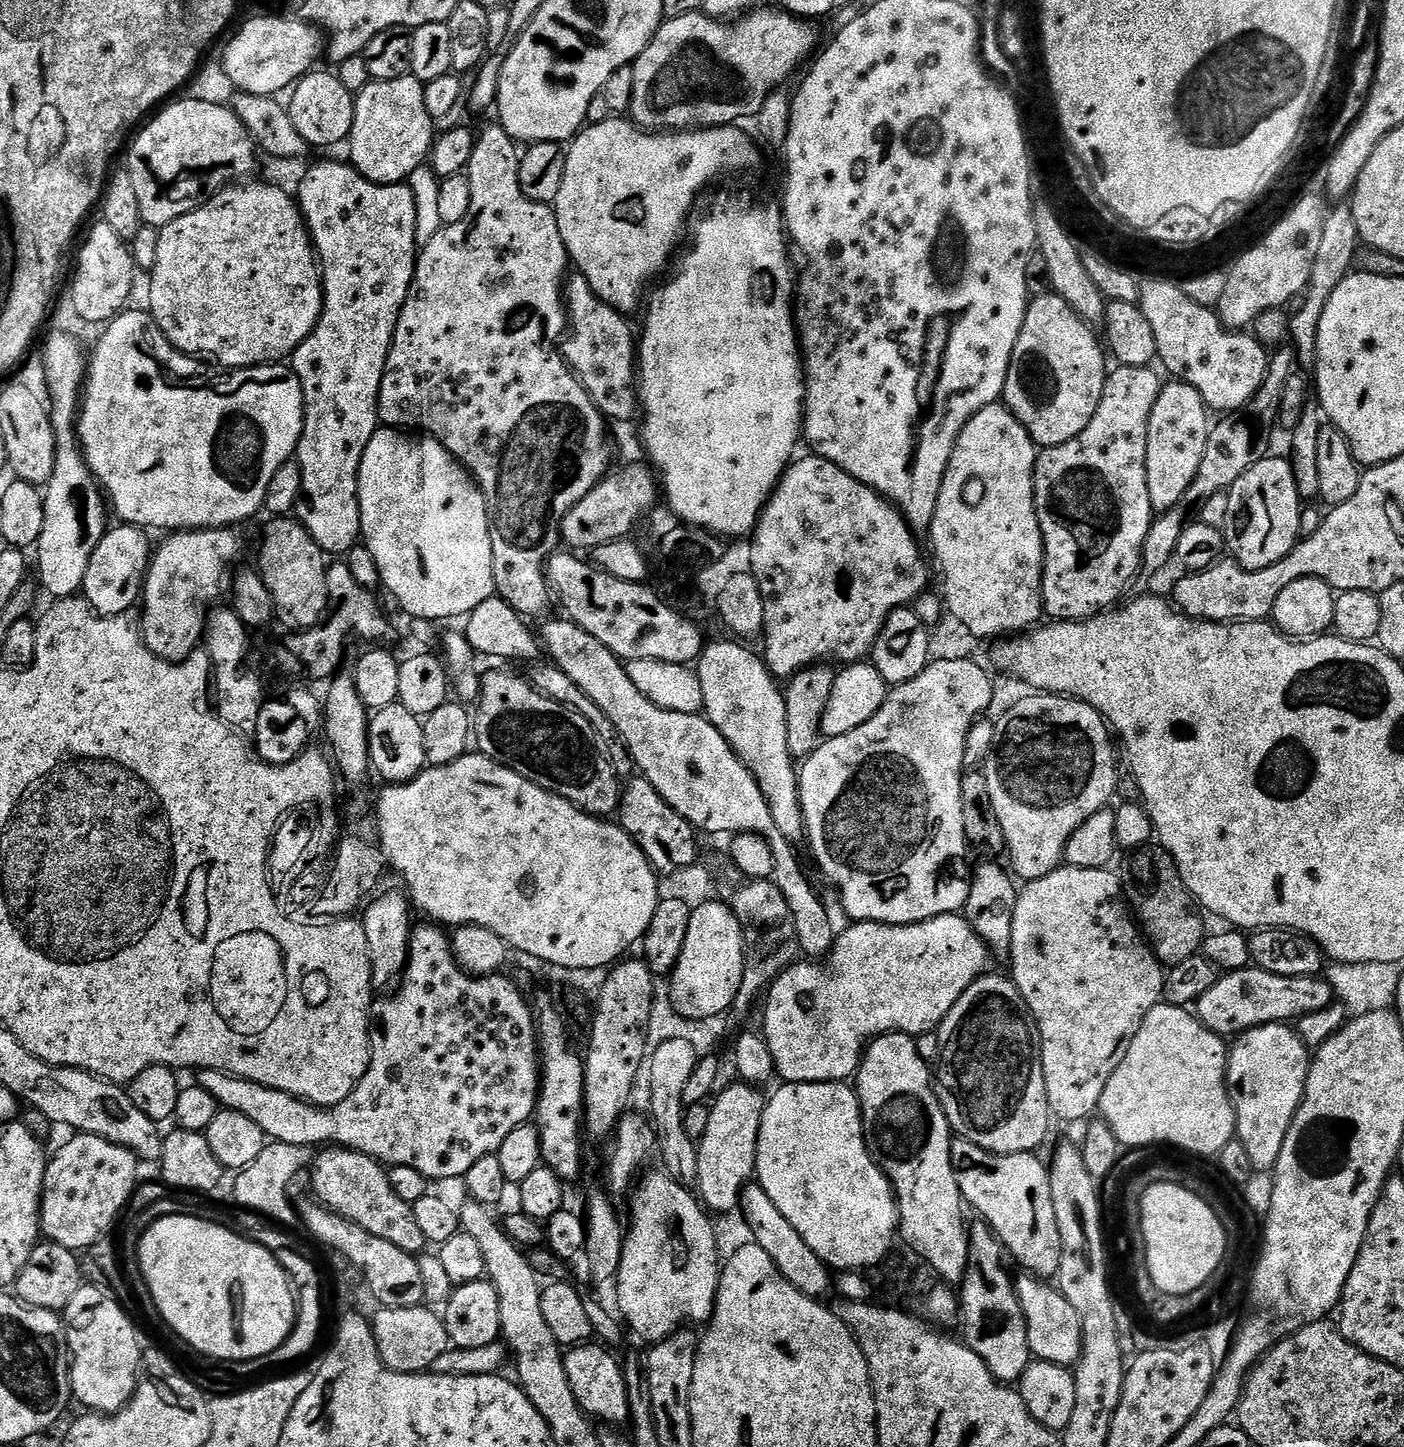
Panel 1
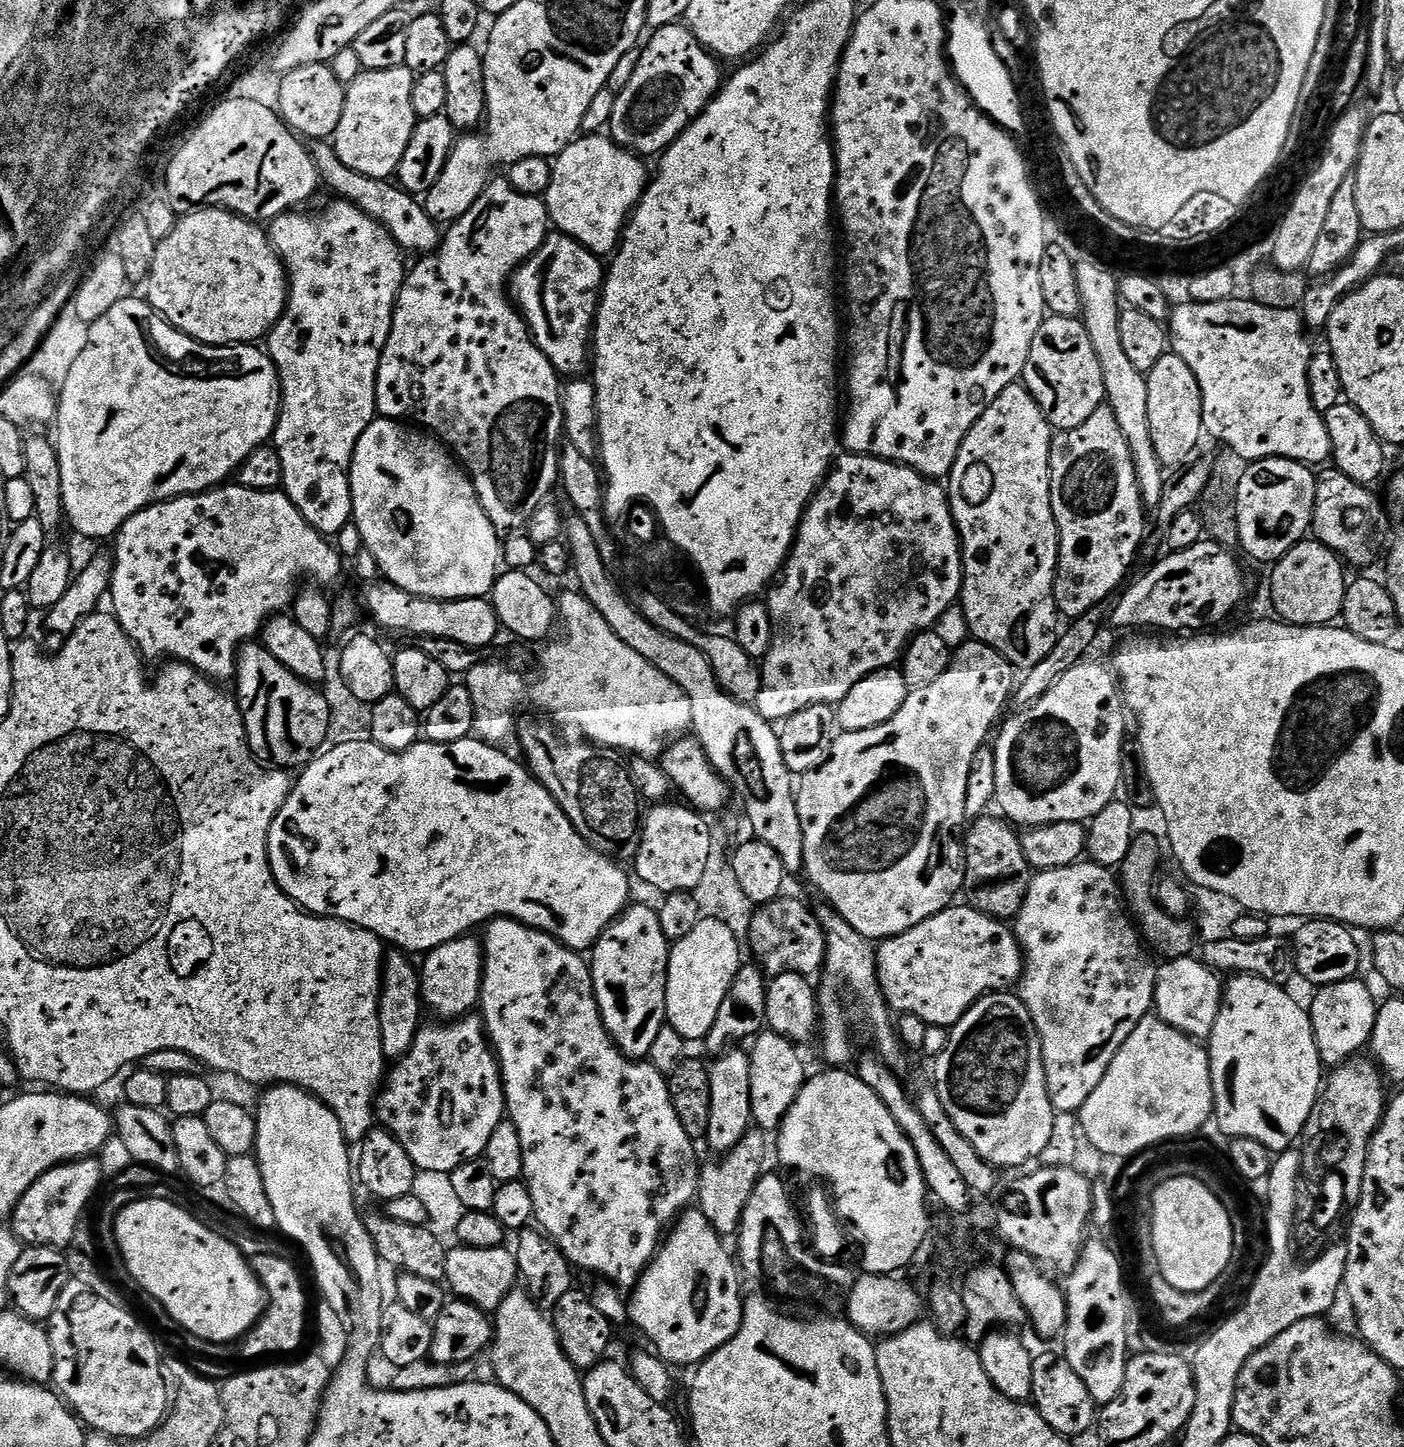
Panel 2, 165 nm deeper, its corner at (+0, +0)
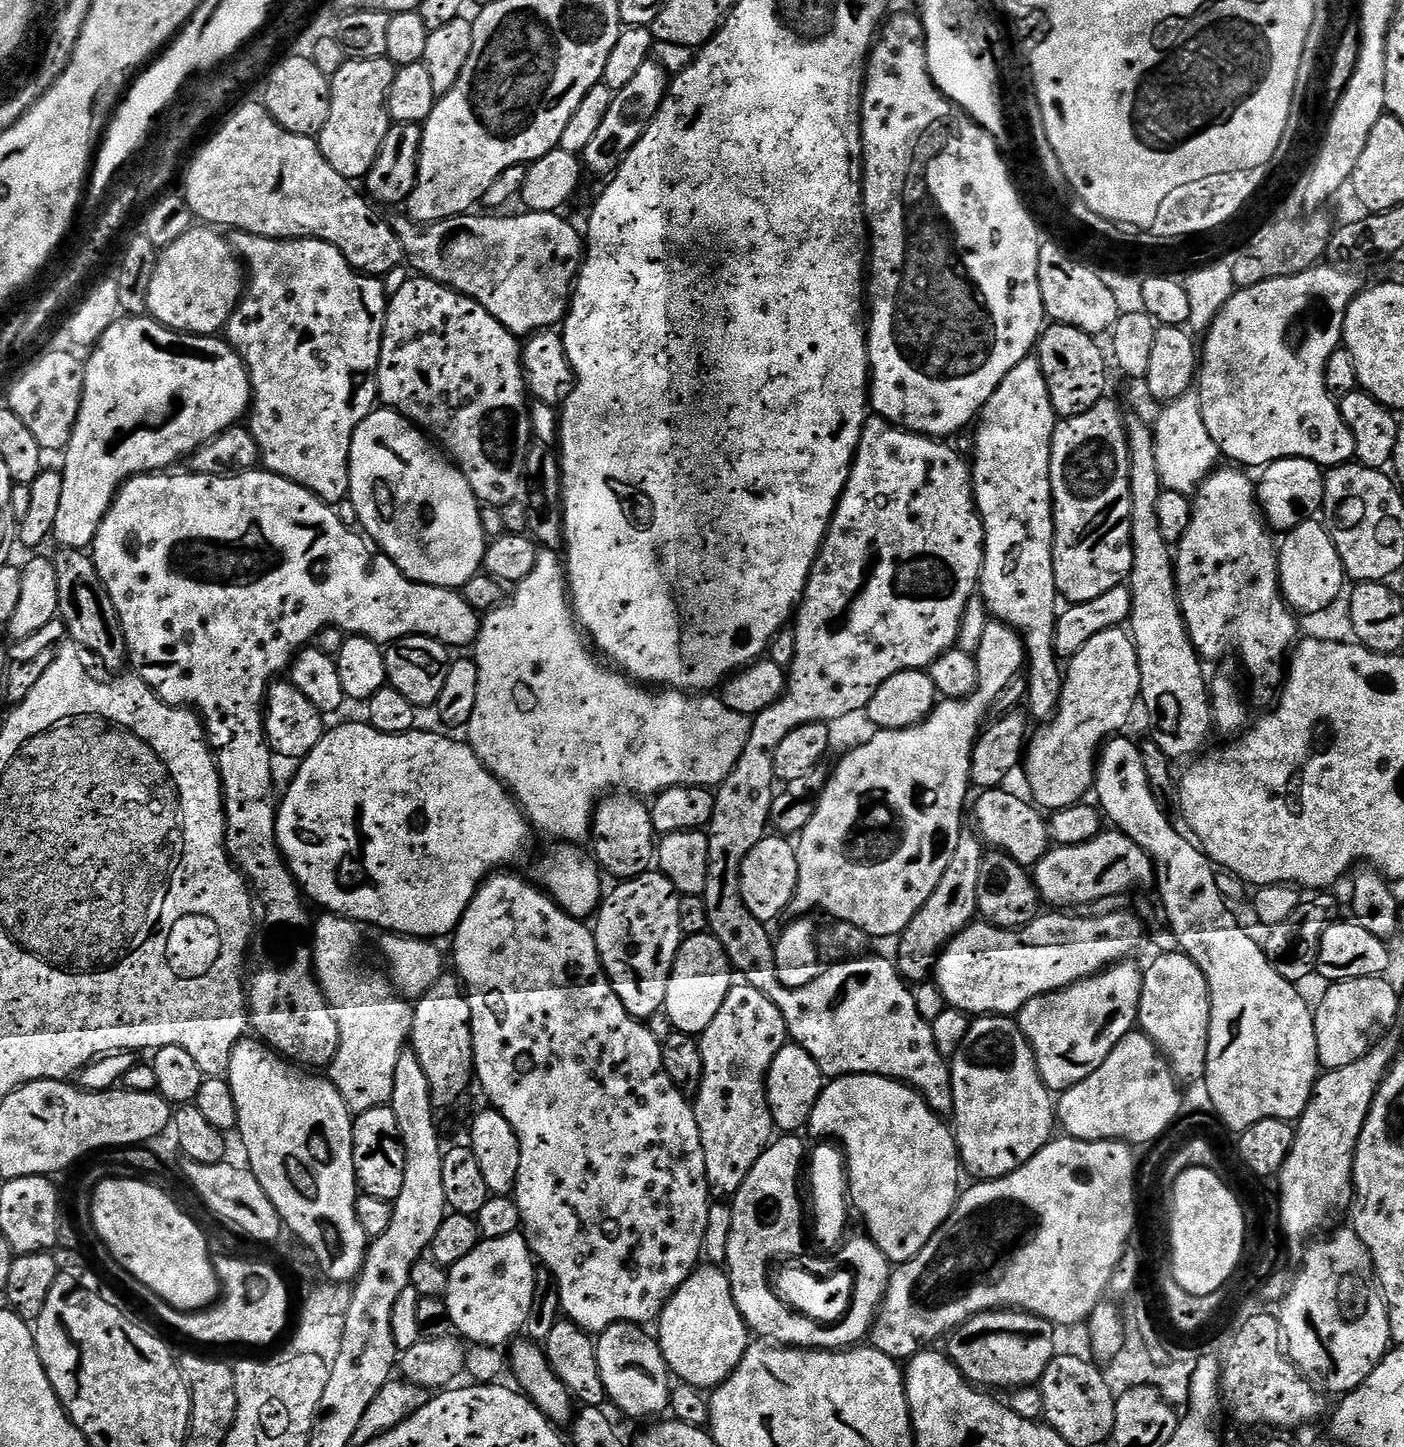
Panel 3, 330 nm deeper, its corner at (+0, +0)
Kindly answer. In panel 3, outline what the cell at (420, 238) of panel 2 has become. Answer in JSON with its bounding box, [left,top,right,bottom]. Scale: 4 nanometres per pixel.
[390,210,586,338]

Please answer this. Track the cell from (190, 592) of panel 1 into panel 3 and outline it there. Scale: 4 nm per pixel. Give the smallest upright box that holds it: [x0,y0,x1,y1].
[90,470,482,1070]

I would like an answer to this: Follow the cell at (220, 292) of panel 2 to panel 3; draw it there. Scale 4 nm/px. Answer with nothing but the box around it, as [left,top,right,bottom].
[147,226,246,336]

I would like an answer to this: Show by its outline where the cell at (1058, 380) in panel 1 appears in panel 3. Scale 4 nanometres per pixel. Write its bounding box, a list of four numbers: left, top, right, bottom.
[1038,322,1108,417]

